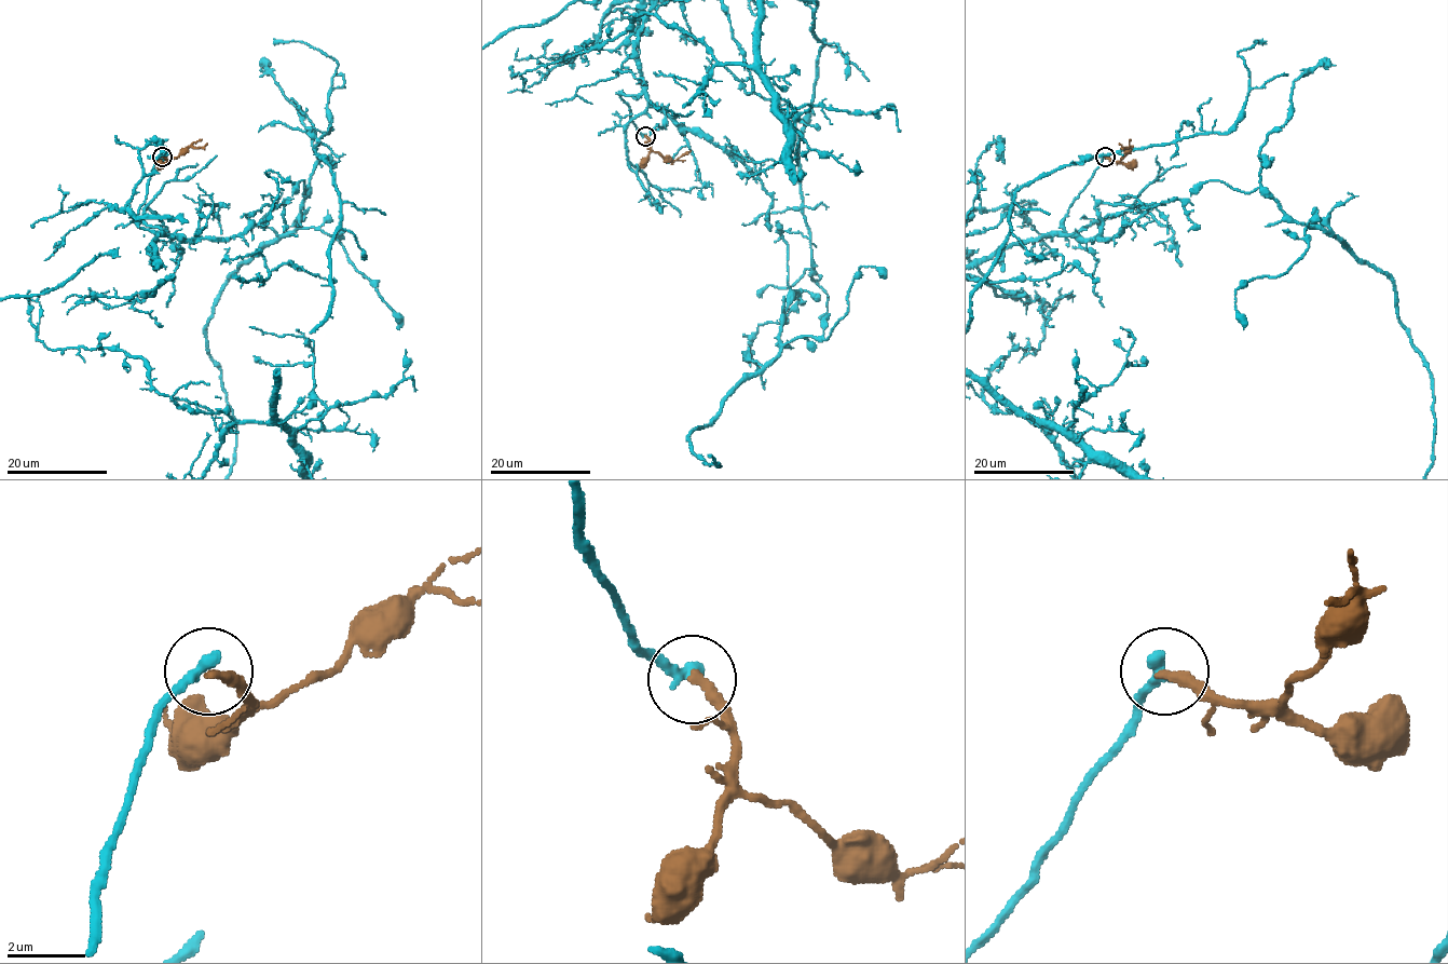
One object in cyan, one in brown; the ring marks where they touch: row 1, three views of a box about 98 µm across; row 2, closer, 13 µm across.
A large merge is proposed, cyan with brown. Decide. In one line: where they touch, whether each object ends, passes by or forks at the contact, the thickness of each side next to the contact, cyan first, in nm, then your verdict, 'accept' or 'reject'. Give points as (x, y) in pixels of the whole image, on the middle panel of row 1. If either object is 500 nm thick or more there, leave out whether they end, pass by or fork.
(645, 136) | cyan ends | brown ends | 360/280 nm | reject

